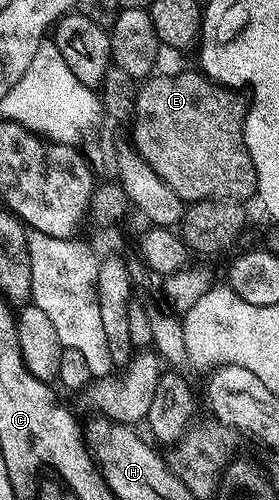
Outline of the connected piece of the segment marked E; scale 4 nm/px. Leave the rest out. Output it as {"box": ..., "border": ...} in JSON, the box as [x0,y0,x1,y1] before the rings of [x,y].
{"box":[134,70,258,202],"border":[[[199,70],[177,76],[153,75],[136,89],[134,148],[185,202],[248,202],[258,192],[258,173],[246,150],[244,119],[249,101],[234,88],[224,88]]]}

